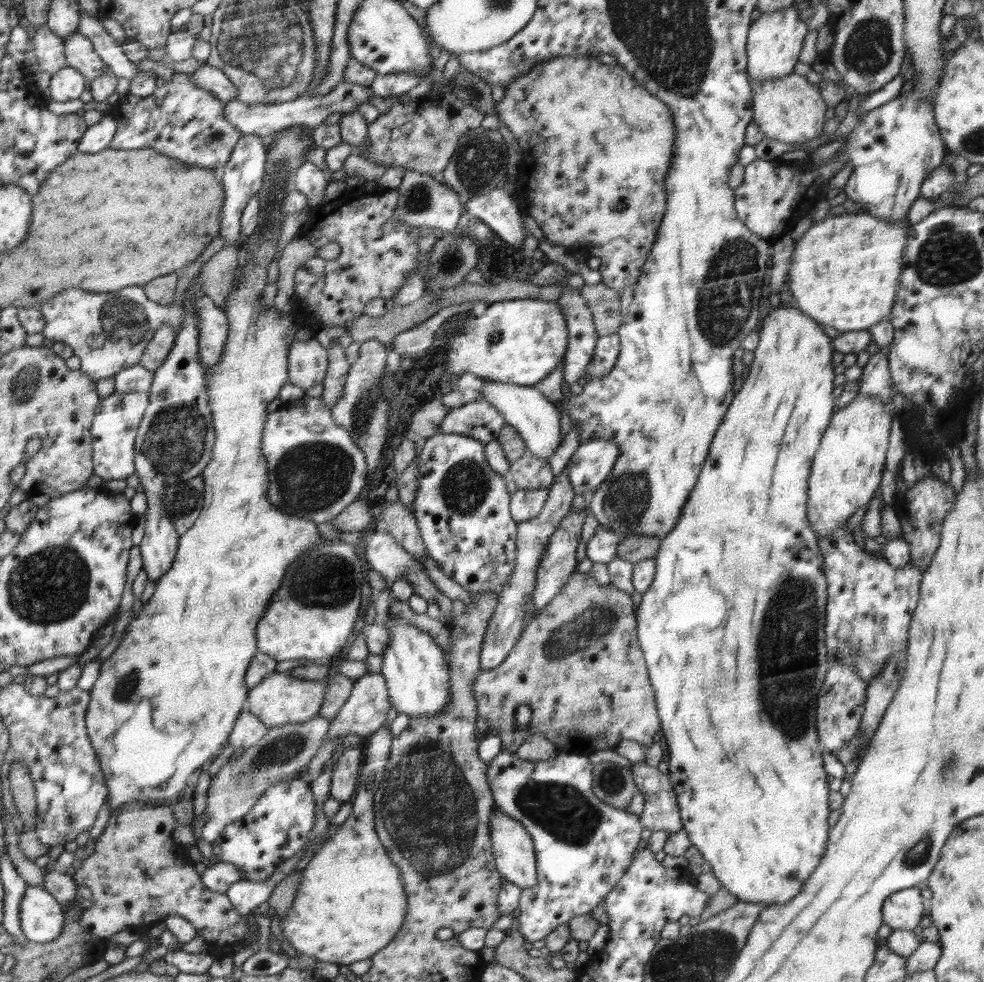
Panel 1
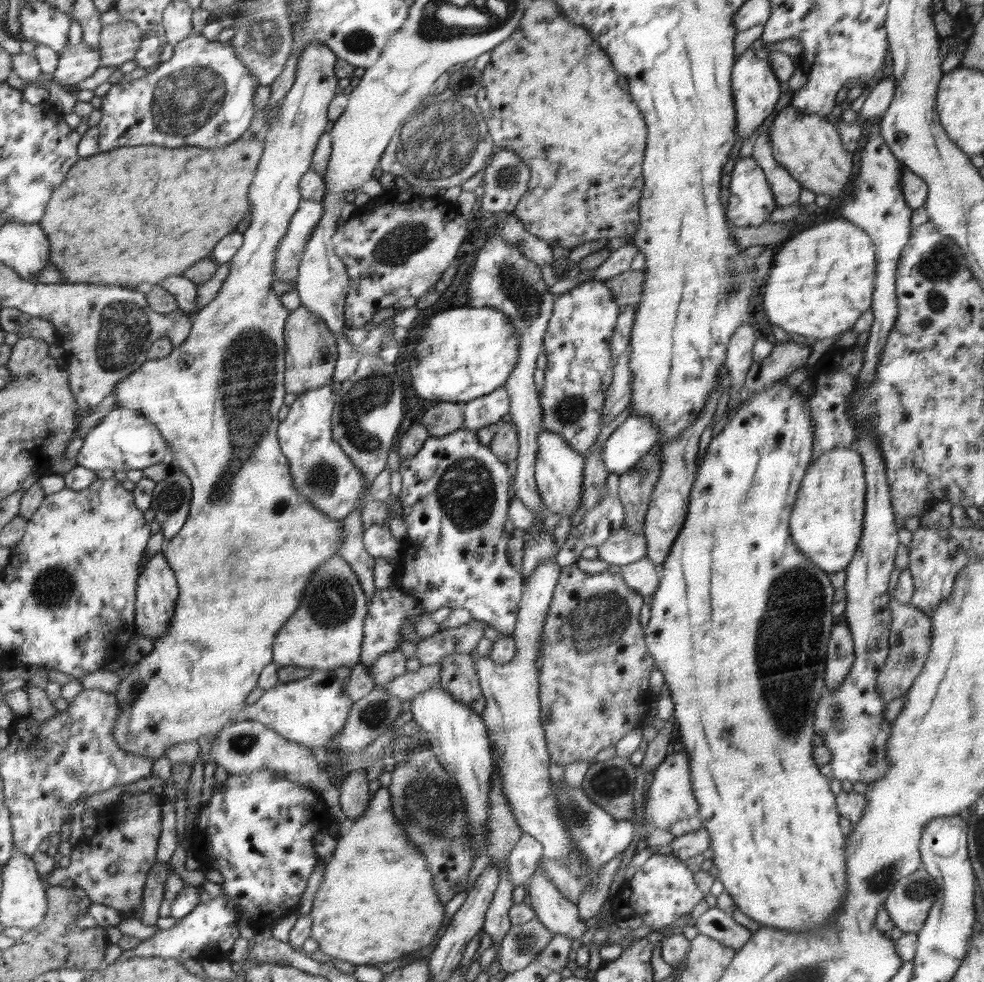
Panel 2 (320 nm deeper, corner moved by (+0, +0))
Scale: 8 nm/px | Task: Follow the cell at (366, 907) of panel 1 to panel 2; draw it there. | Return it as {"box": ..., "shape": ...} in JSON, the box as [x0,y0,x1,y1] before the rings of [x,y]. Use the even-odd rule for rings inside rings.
{"box":[309,786,445,966],"shape":[[[381,786],[374,794],[374,799],[370,803],[370,809],[366,809],[366,813],[349,823],[345,831],[337,838],[337,845],[333,852],[330,862],[325,865],[325,873],[318,889],[315,894],[311,911],[309,912],[312,917],[311,935],[316,942],[318,942],[319,951],[324,952],[330,956],[345,960],[349,963],[366,966],[376,966],[376,963],[387,962],[402,958],[405,954],[416,952],[426,946],[436,938],[438,930],[442,928],[442,922],[445,918],[445,904],[441,903],[438,892],[435,891],[434,876],[431,873],[427,858],[423,852],[407,837],[407,832],[398,824],[397,818],[393,813],[392,797],[390,790]]]}

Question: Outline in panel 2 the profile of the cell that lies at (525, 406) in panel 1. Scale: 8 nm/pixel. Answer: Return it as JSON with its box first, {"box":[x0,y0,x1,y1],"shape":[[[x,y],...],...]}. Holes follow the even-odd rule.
{"box":[535,429,584,516],"shape":[[[543,429],[538,435],[535,483],[543,505],[553,514],[572,516],[583,496],[584,456],[576,452],[559,434]]]}

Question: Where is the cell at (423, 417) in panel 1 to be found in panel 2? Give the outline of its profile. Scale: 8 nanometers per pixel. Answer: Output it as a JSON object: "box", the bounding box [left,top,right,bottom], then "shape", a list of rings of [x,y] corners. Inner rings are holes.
{"box":[420,401,465,437],"shape":[[[440,401],[424,414],[420,424],[428,428],[430,437],[446,436],[463,428],[464,411],[465,402]]]}

